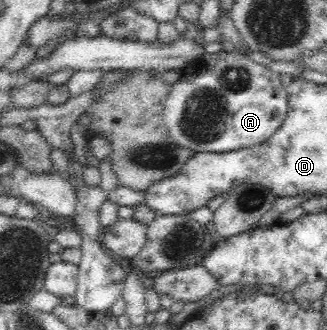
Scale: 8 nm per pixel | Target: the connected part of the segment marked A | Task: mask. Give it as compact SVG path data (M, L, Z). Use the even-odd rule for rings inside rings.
M238 50L202 55L179 72L179 79L171 86L165 102L163 122L176 144L195 153L228 152L262 144L276 134L287 117L288 91L282 85L280 75Z

